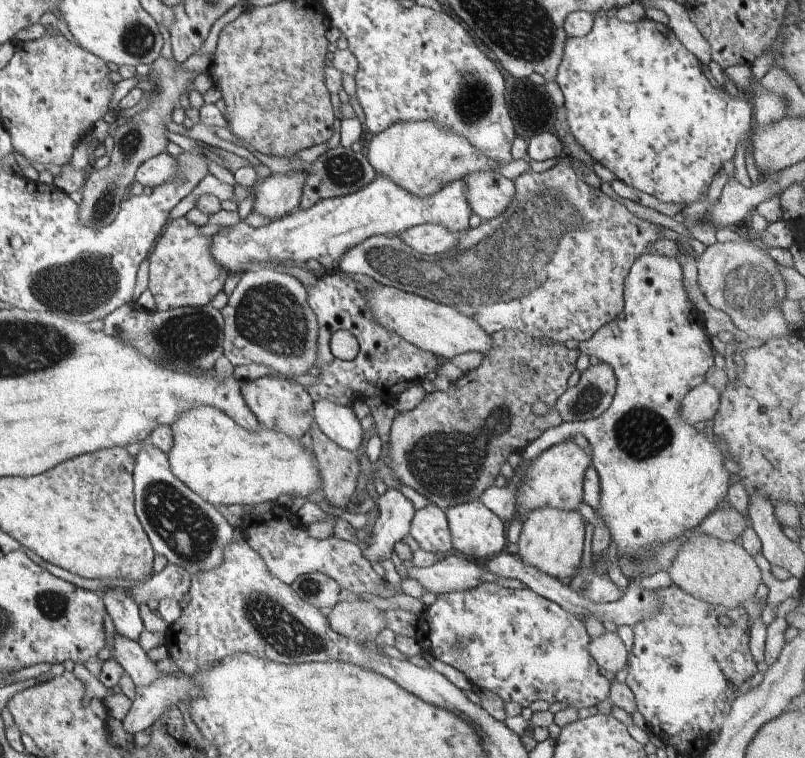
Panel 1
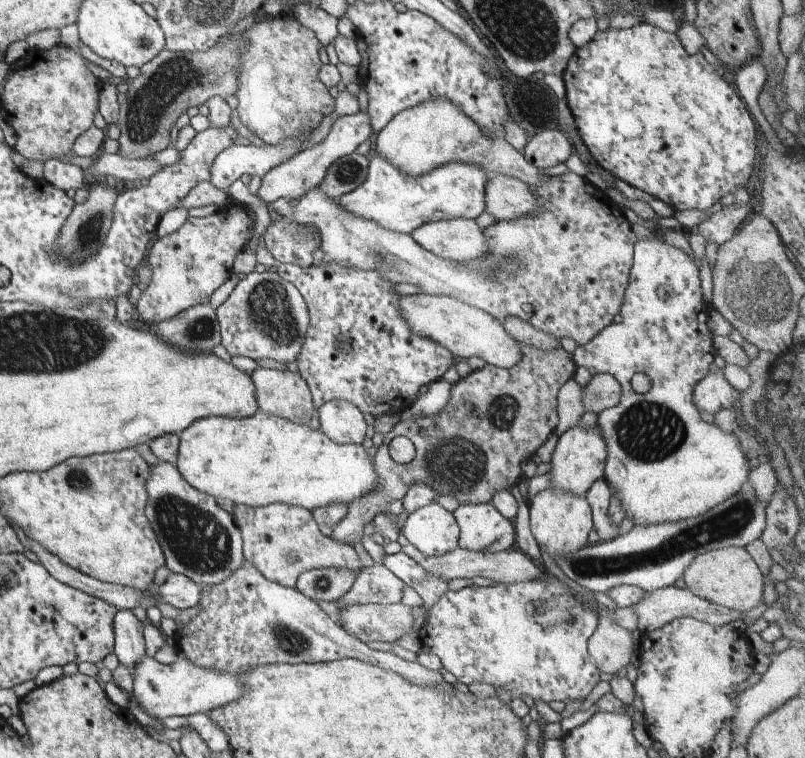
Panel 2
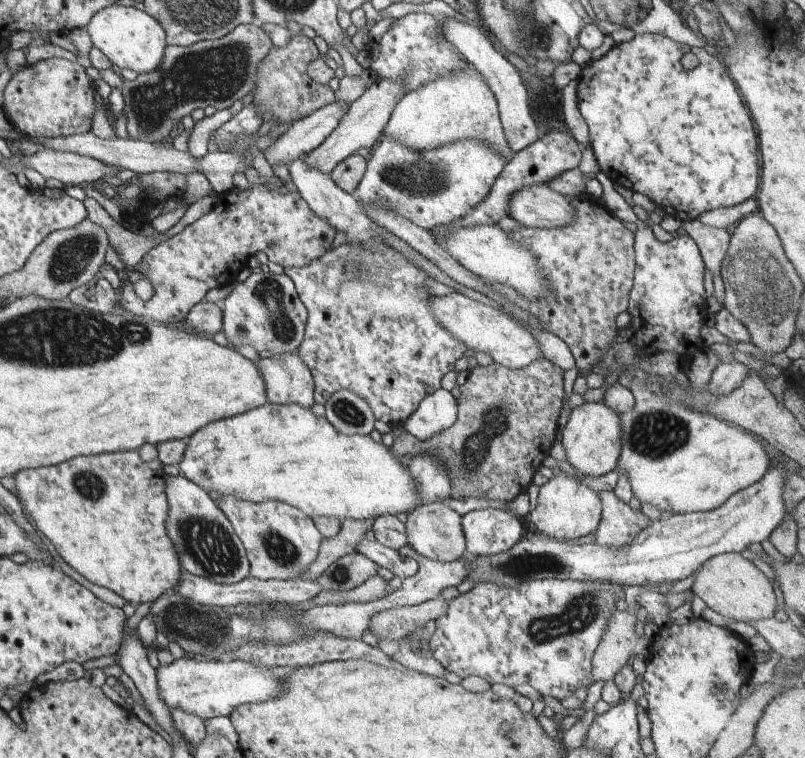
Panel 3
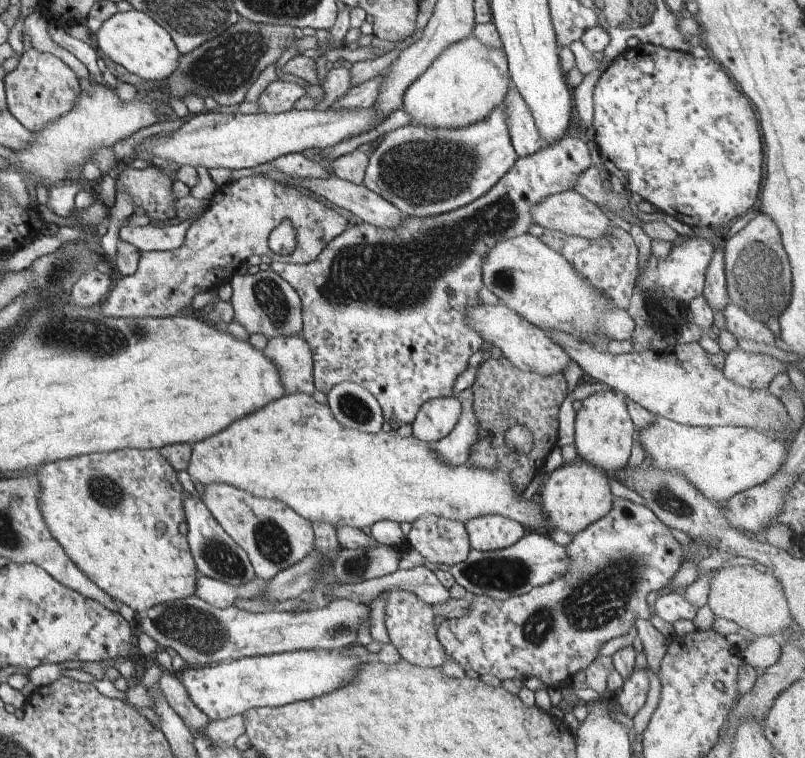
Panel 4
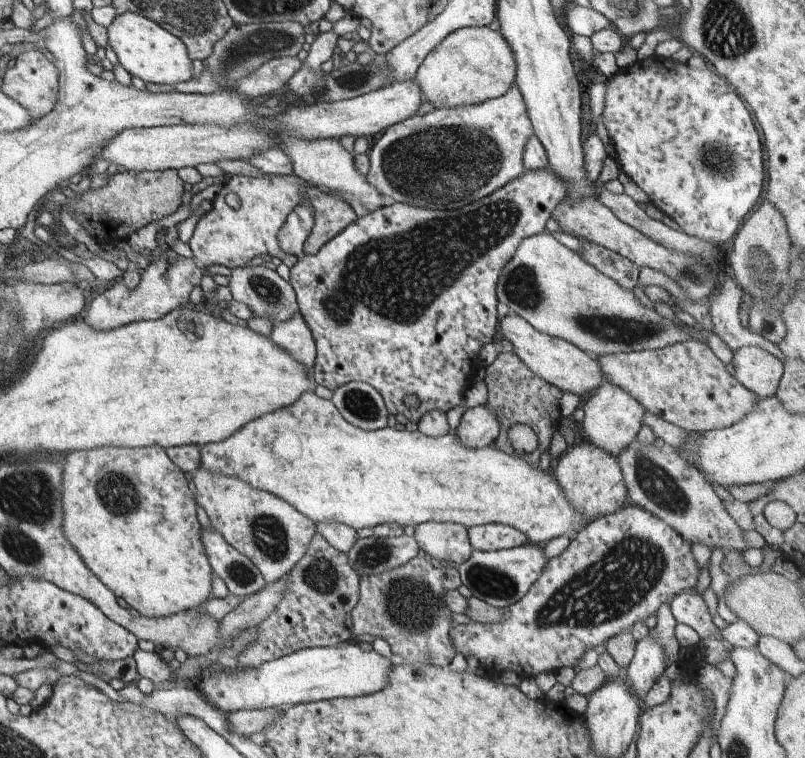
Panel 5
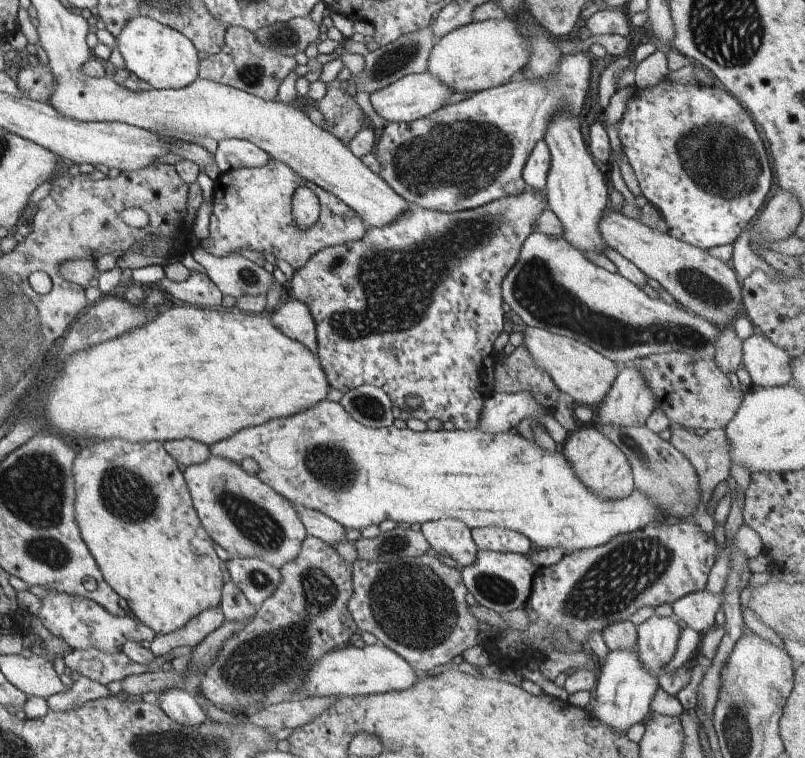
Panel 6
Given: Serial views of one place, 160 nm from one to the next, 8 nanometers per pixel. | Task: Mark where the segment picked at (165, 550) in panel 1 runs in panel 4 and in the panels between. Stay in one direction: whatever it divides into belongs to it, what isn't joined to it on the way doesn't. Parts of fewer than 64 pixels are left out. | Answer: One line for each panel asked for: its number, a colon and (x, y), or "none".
2: (200, 540)
3: (207, 546)
4: (216, 554)

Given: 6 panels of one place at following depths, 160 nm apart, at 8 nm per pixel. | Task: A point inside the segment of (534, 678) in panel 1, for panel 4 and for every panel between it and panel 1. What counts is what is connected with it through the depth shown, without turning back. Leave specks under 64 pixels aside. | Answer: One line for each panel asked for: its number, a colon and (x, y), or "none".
2: (530, 639)
3: (543, 633)
4: (551, 632)

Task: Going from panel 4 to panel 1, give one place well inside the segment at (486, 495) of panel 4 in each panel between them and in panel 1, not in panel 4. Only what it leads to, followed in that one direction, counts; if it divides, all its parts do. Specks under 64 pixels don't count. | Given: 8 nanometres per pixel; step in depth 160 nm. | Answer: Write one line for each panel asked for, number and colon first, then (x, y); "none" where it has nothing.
1: (214, 456)
2: (263, 459)
3: (285, 453)

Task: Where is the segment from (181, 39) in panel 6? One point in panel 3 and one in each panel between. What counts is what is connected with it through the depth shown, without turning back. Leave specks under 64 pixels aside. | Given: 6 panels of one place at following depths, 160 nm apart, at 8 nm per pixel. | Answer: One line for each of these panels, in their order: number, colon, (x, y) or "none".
3: (131, 38)
4: (132, 39)
5: (144, 48)

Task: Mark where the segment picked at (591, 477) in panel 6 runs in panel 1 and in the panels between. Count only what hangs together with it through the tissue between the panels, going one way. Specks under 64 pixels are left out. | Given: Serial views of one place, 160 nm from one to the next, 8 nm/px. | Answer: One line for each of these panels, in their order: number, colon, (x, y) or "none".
1: (552, 540)
2: (560, 521)
3: (566, 509)
4: (576, 495)
5: (592, 480)

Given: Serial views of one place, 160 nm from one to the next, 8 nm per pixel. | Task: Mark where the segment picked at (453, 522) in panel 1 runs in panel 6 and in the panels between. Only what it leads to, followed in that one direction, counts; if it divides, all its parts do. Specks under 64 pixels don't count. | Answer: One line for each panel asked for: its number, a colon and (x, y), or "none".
2: (482, 528)
3: (488, 531)
4: (490, 532)
5: (494, 536)
6: (498, 539)

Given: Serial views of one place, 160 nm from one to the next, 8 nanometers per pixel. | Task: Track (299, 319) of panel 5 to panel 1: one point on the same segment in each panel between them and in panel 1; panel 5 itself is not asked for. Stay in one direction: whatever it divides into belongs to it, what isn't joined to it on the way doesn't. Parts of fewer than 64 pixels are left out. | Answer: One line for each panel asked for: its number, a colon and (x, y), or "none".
1: (279, 405)
2: (281, 393)
3: (288, 381)
4: (292, 356)

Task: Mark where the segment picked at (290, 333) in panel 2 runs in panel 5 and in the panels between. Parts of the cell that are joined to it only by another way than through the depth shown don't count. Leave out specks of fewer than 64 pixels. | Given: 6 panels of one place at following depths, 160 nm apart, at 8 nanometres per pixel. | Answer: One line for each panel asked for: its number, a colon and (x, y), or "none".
3: (265, 311)
4: (264, 303)
5: (269, 296)

